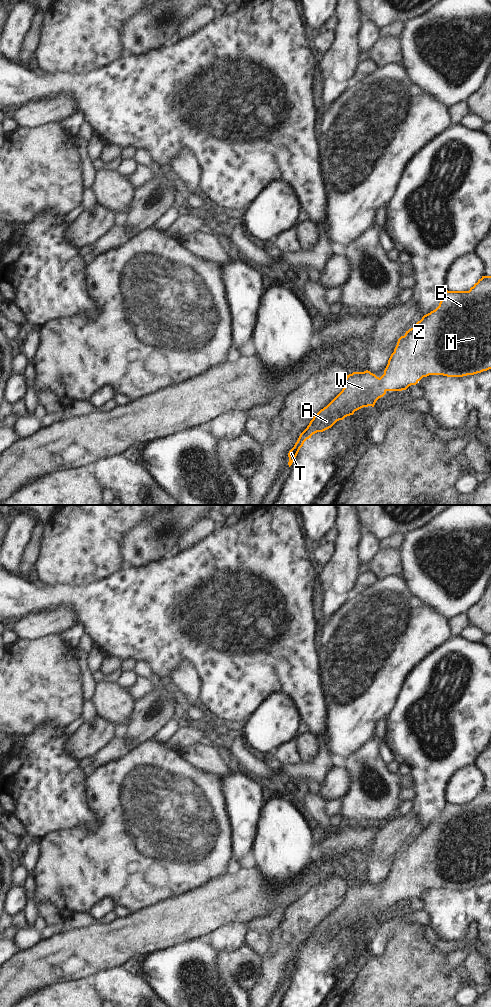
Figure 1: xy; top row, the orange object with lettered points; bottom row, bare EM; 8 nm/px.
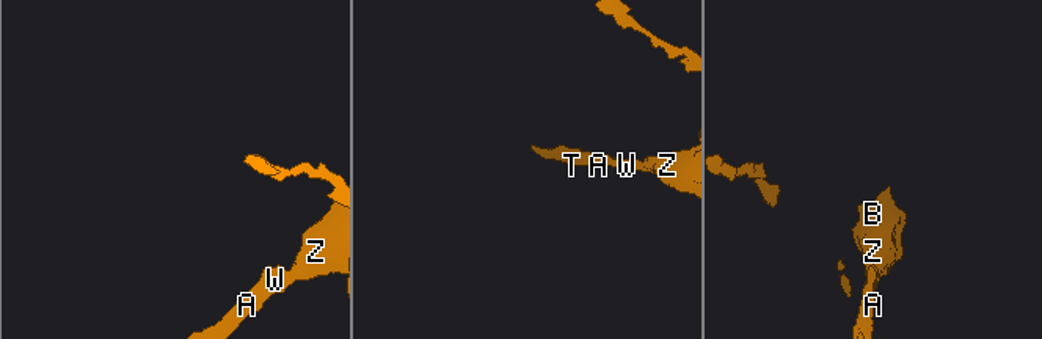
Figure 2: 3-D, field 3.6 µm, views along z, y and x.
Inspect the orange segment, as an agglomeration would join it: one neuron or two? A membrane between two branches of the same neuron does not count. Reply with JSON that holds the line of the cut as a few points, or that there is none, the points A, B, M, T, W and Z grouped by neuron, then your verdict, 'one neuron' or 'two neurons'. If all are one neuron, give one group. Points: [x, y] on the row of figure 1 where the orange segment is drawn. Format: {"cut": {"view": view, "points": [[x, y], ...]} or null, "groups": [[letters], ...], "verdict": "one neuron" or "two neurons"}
{"cut": null, "groups": [["A", "B", "M", "T", "W", "Z"]], "verdict": "one neuron"}

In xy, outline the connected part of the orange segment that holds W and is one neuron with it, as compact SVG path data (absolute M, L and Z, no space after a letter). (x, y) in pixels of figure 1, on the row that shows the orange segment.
M482 276L469 291L446 290L439 306L424 315L413 328L398 339L384 374L379 378L366 370L347 375L342 391L310 421L289 451L289 467L304 442L317 432L331 428L355 411L372 406L387 391L406 390L423 377L443 375L463 377L491 369L491 276Z

